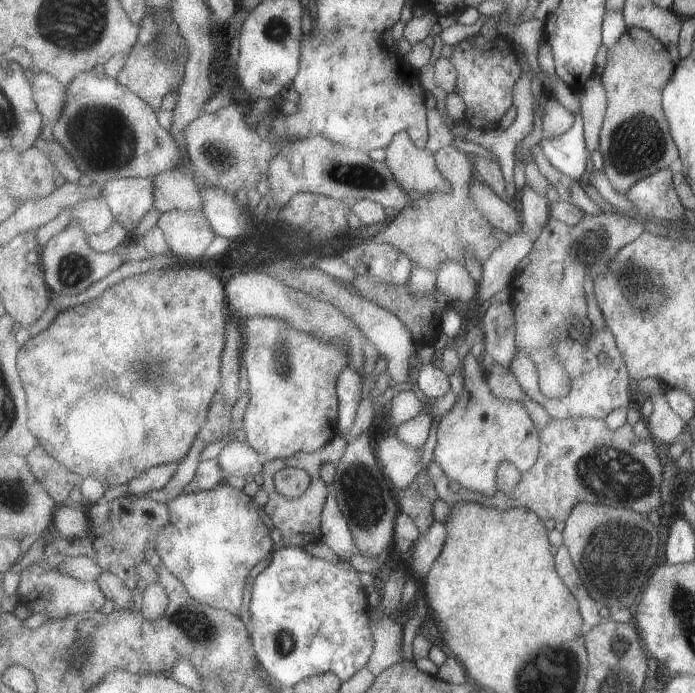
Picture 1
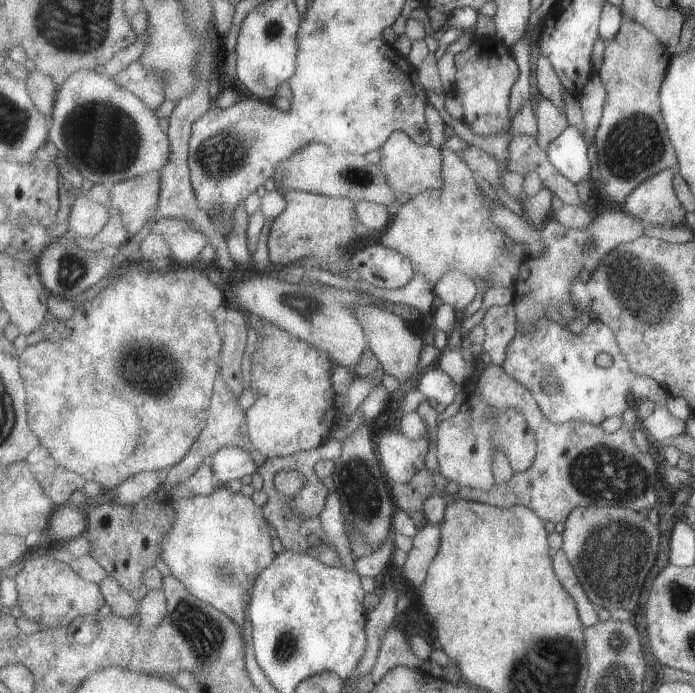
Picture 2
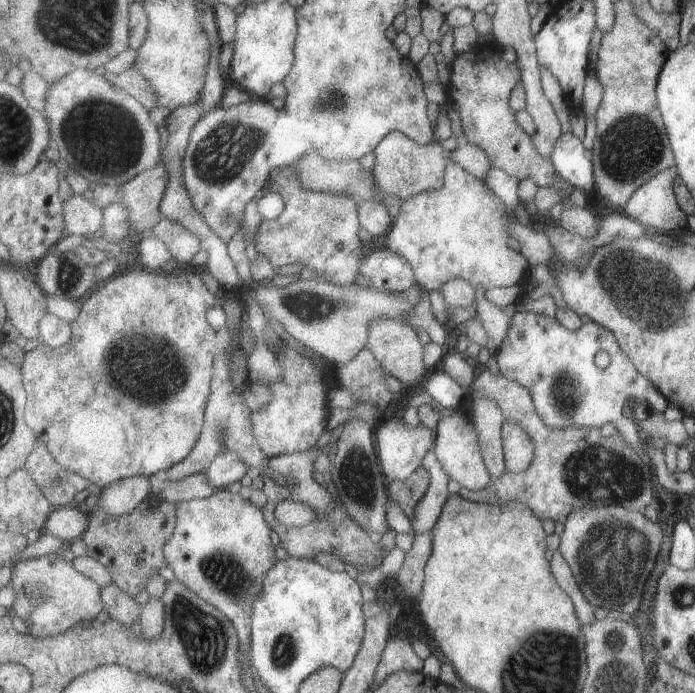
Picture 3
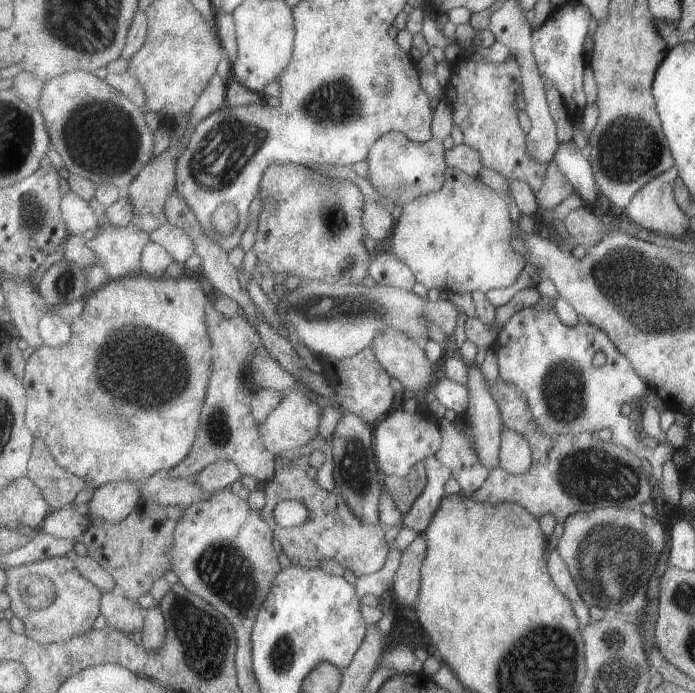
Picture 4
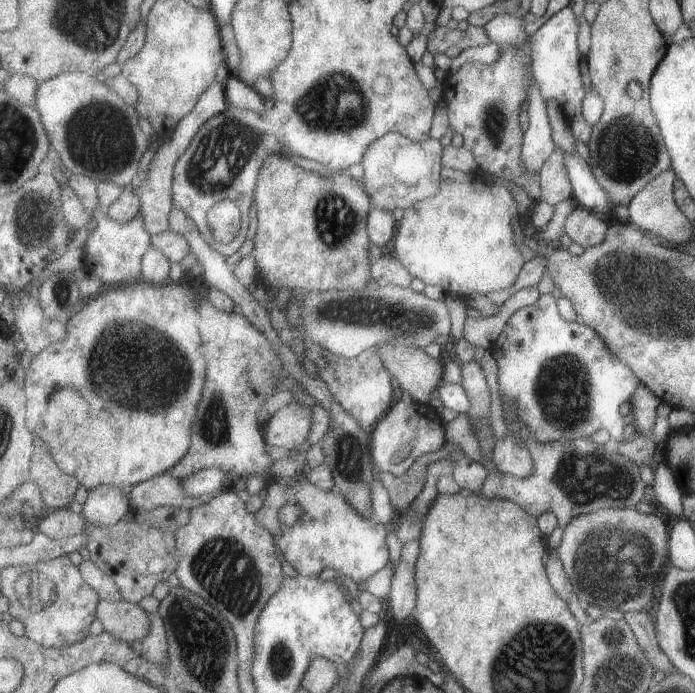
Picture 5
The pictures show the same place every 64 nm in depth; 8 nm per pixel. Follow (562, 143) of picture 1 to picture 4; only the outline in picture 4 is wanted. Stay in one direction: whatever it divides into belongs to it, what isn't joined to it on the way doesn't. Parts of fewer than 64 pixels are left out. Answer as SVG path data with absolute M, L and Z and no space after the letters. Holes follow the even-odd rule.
M573 140L569 144L557 146L553 160L557 162L559 170L573 186L573 192L581 198L581 204L589 208L597 200L597 190L599 190L597 182L593 178L591 162L581 156L581 152L573 144Z

